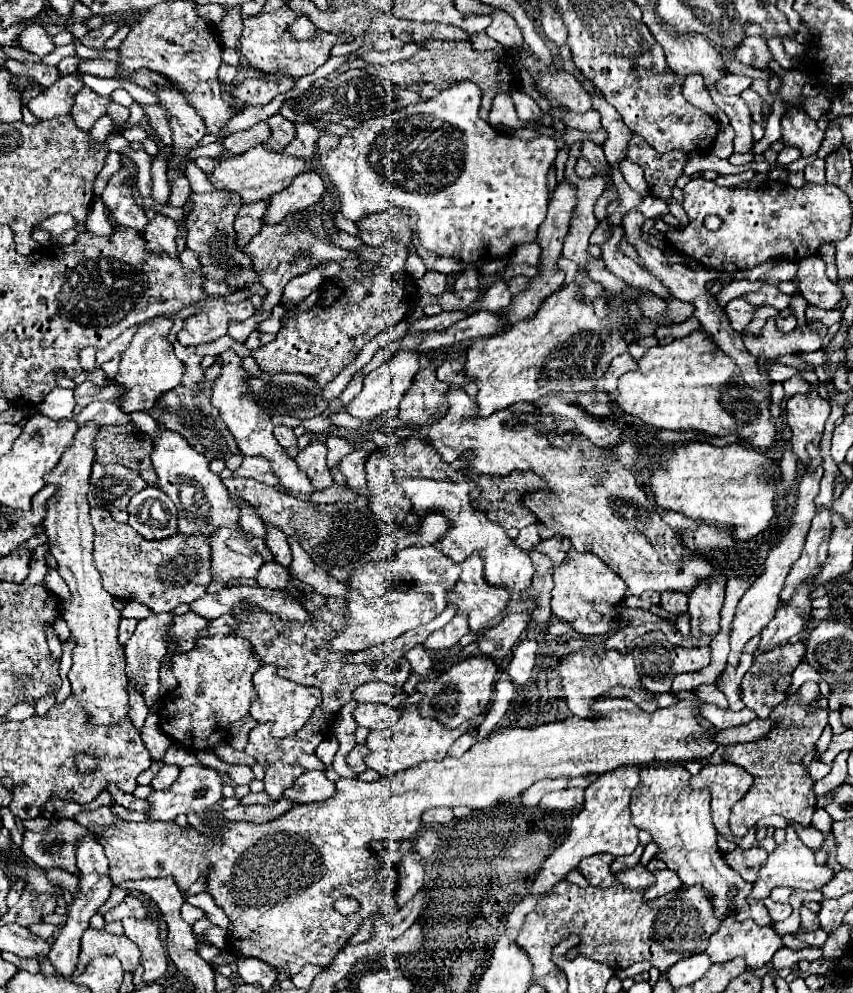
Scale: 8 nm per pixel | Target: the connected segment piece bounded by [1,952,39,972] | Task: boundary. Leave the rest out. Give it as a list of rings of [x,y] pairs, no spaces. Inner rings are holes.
[[[3,952],[1,956],[3,956],[7,962],[15,964],[17,968],[21,968],[21,970],[27,970],[27,972],[39,972],[39,962],[37,962],[35,958],[19,958],[19,956],[9,954],[9,952]]]

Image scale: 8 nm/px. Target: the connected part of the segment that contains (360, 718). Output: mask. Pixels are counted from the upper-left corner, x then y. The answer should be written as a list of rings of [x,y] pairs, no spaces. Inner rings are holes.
[[[357,704],[353,710],[353,718],[359,726],[369,730],[385,730],[399,720],[401,712],[393,706],[385,704]]]

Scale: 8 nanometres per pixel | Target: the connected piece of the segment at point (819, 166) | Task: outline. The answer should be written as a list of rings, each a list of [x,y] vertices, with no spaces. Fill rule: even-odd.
[[[815,160],[805,168],[805,180],[813,184],[825,184],[825,160]]]

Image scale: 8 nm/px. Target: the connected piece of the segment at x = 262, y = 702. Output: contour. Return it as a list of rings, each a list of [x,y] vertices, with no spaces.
[[[261,666],[253,674],[253,686],[255,686],[255,698],[251,702],[249,714],[259,724],[269,722],[271,724],[271,734],[275,738],[287,738],[287,736],[295,734],[311,718],[313,710],[321,704],[321,692],[317,688],[297,686],[289,680],[283,680],[281,676],[277,676],[277,670],[273,670],[273,666]]]

